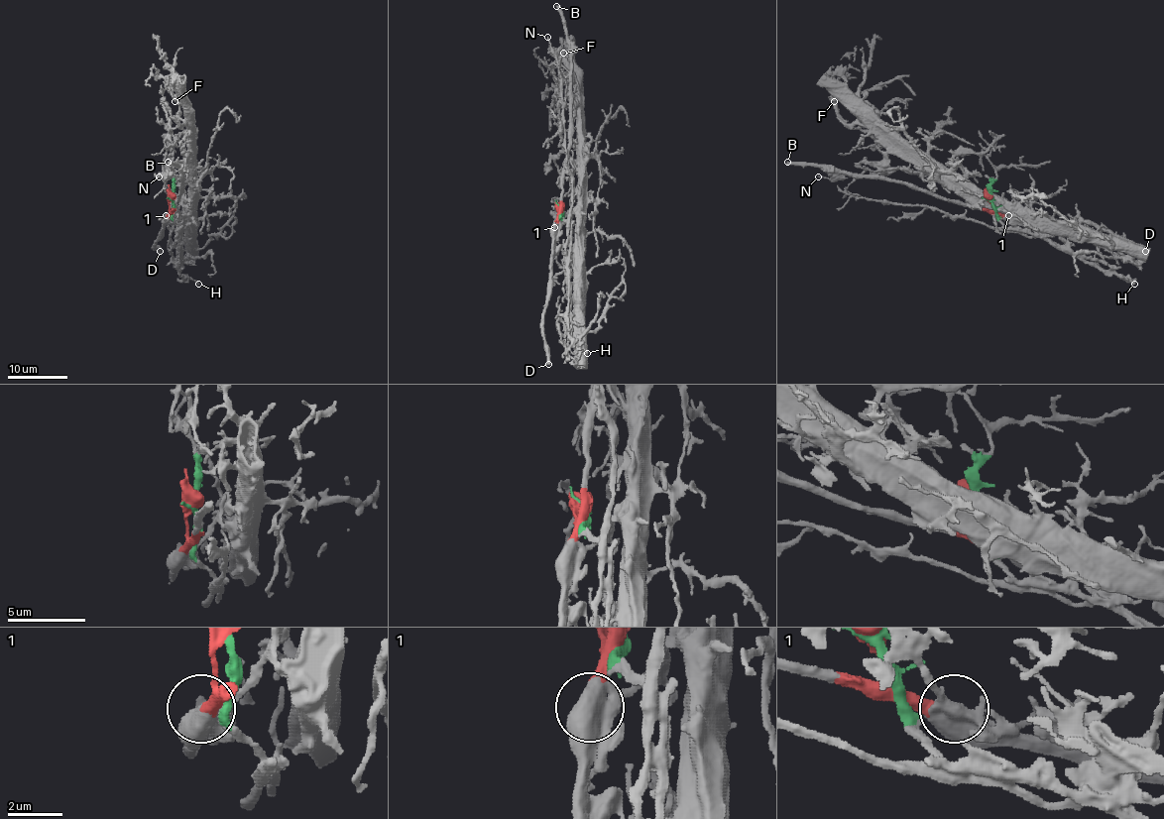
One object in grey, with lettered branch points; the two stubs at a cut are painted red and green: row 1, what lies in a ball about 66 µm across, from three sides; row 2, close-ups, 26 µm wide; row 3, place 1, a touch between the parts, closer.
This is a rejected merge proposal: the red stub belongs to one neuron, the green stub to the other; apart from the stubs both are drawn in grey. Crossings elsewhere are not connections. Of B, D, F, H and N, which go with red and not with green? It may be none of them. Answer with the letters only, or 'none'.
B, D, N

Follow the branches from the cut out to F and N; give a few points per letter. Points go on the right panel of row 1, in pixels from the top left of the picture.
F: (989, 199), (1000, 217), (1003, 211), (998, 205), (974, 202), (936, 175), (907, 162), (837, 91), (834, 101)
N: (989, 199), (992, 208), (981, 209), (936, 197), (900, 182), (845, 175), (817, 176)

